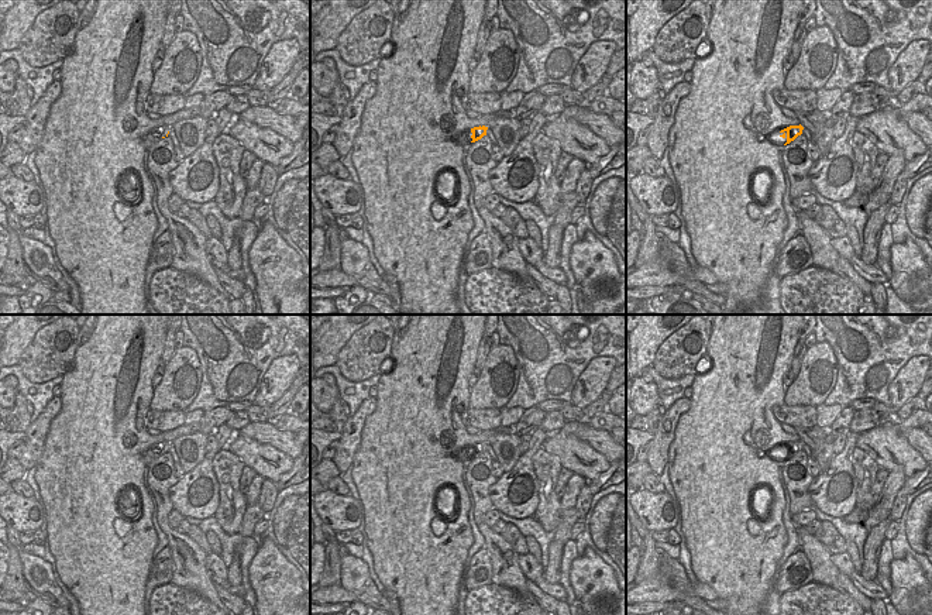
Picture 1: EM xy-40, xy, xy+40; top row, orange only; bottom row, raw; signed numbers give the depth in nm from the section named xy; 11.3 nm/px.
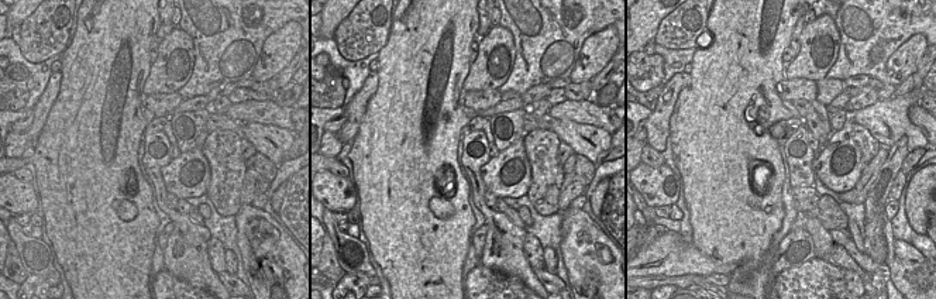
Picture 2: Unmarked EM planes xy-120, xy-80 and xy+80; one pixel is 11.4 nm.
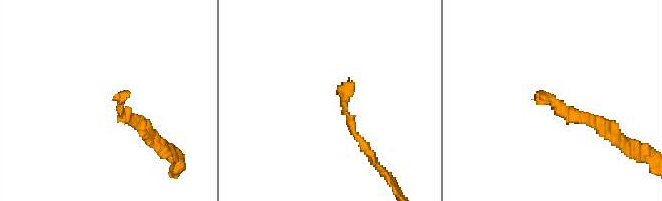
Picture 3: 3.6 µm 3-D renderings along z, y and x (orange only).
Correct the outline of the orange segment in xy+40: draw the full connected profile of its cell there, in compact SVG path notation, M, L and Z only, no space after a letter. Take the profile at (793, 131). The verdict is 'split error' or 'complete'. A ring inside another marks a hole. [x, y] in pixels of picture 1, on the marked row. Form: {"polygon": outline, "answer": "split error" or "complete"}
{"polygon": "M790 126L784 130L780 131L778 137L777 137L777 142L783 142L784 145L790 144L791 141L794 141L798 135L802 134L804 127L799 126Z", "answer": "split error"}

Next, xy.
{"polygon": "M485 126L474 127L468 133L462 134L461 142L462 144L475 142L481 140L484 135L486 135L486 130L488 127Z", "answer": "split error"}

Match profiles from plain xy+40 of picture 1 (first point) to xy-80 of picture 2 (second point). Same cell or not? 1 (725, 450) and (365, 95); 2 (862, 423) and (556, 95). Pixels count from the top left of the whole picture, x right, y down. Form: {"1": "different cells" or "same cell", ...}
{"1": "different cells", "2": "same cell"}

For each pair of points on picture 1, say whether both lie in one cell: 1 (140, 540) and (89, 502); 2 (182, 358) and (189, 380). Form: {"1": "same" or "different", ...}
{"1": "same", "2": "same"}

